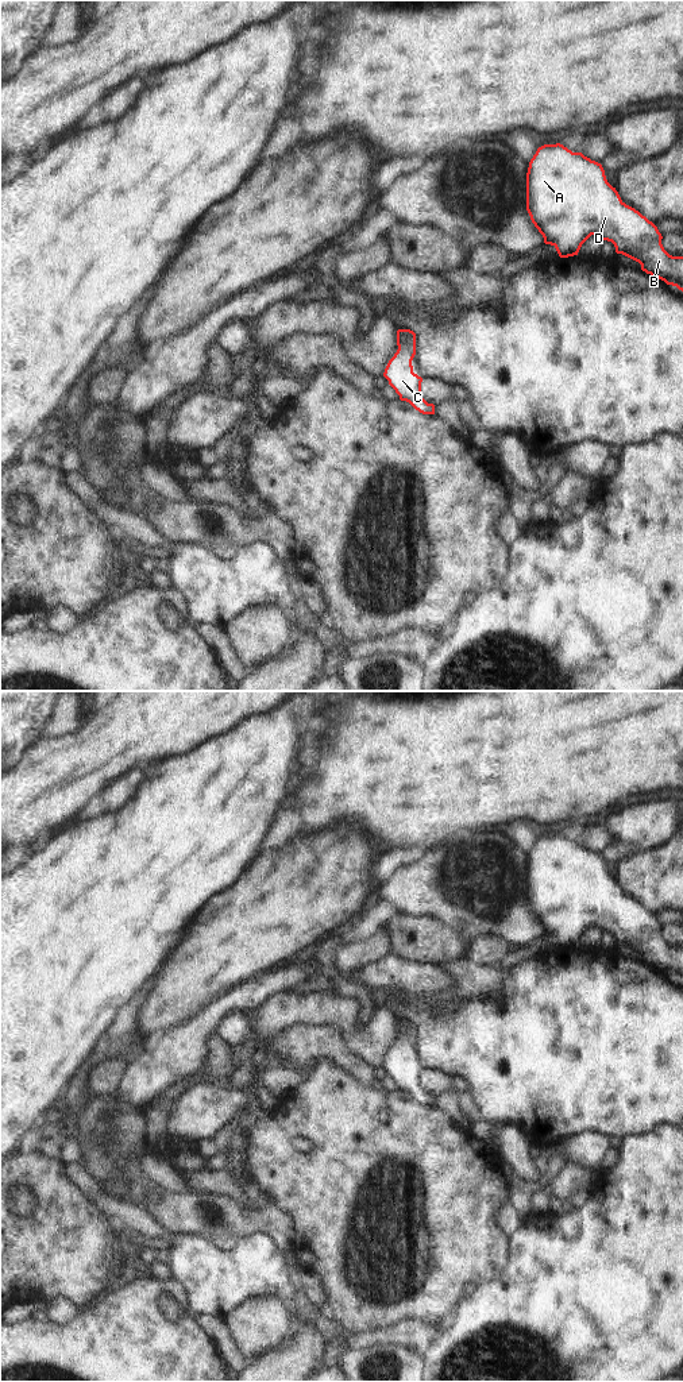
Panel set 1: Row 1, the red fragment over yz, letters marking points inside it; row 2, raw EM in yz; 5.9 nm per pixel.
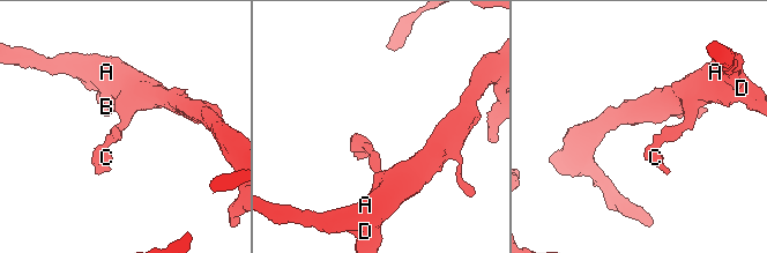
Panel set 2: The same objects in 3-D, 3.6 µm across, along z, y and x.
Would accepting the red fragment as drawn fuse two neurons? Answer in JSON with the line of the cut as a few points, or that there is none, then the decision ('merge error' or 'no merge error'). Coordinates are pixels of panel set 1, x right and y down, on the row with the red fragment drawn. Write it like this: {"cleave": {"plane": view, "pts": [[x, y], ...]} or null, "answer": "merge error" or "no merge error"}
{"cleave": null, "answer": "no merge error"}

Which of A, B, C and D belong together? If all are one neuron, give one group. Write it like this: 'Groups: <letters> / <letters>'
Groups: A B C D.

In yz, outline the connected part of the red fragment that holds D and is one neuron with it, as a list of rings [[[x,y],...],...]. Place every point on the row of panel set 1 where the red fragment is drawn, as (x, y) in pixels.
[[[560,143],[544,144],[537,148],[526,173],[526,211],[532,223],[543,235],[544,243],[553,246],[560,258],[578,255],[582,244],[591,235],[597,235],[602,242],[611,242],[617,254],[638,262],[641,270],[647,274],[683,292],[683,256],[672,256],[664,250],[661,244],[663,236],[657,227],[638,211],[626,205],[616,188],[607,182],[602,165],[582,153],[572,153]]]

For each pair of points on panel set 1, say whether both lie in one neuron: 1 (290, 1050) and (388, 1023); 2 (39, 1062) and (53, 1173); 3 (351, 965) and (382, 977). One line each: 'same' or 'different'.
1: different
2: different
3: different

